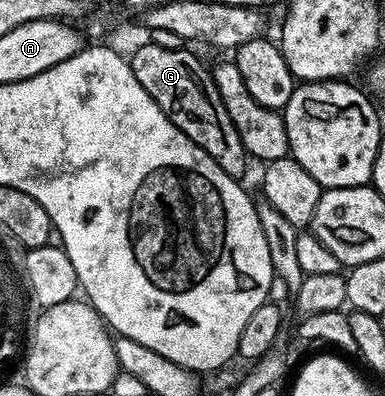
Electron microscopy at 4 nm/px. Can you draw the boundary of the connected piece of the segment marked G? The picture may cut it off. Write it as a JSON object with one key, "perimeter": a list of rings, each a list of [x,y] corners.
{"perimeter":[[[147,44],[128,57],[135,78],[147,94],[163,110],[163,114],[173,125],[191,138],[211,157],[216,164],[234,178],[241,178],[245,172],[247,153],[223,102],[219,98],[217,88],[211,83],[210,77],[201,69],[201,64],[181,48],[164,48]]]}

